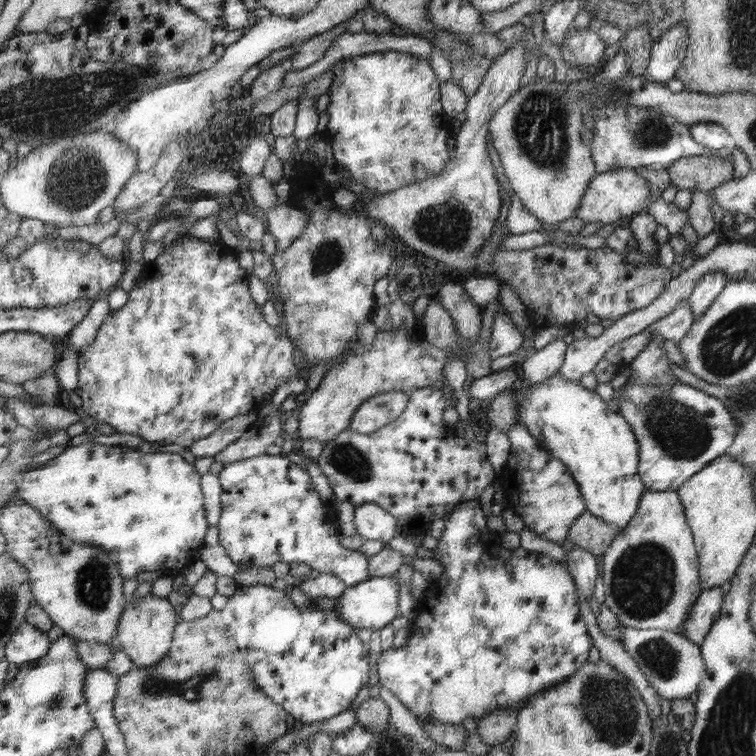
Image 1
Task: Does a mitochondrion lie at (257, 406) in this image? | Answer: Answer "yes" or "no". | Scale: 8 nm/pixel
no

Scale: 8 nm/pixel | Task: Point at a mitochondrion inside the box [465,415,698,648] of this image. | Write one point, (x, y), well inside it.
(641, 584)

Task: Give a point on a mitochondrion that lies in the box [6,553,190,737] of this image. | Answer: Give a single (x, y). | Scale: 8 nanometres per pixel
(58, 700)

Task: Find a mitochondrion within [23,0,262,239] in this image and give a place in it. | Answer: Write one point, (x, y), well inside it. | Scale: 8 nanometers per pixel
(72, 186)

